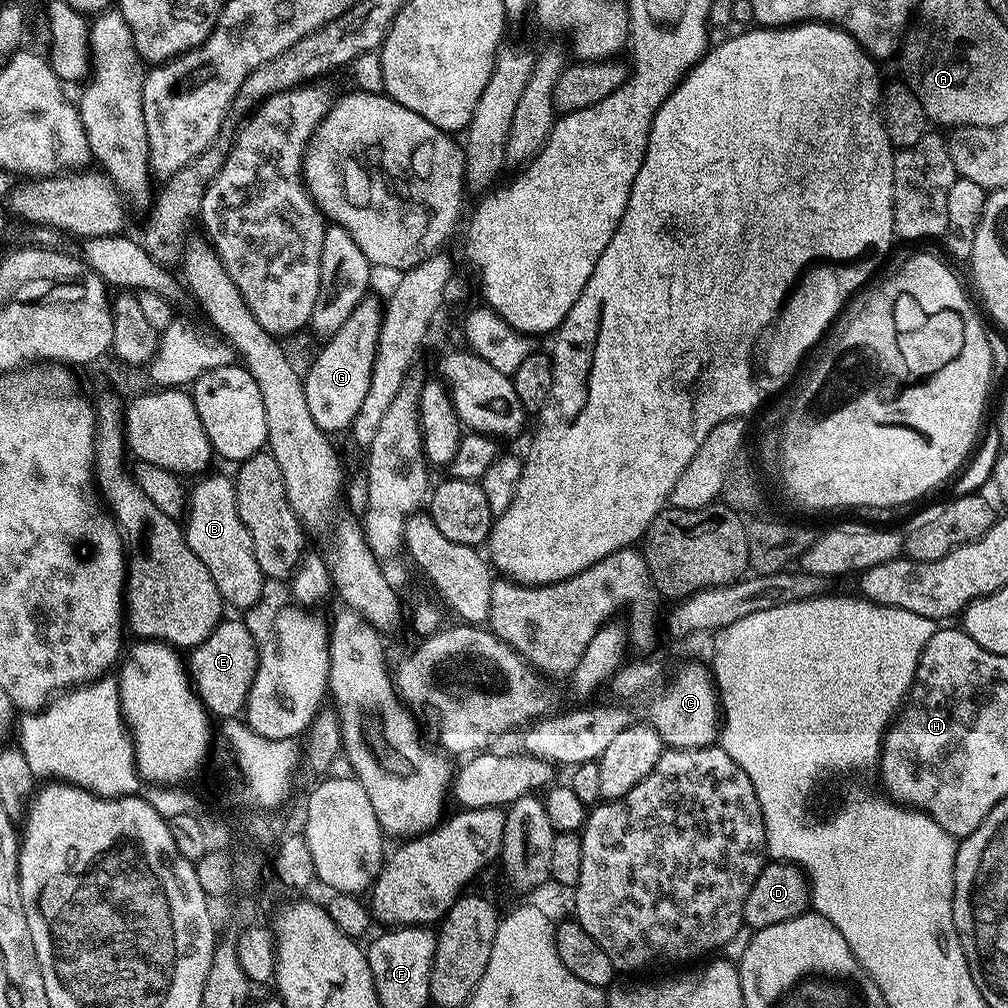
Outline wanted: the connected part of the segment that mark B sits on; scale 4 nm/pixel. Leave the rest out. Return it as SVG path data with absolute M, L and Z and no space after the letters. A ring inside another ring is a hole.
M201 475L193 483L197 484L193 488L191 486L187 493L186 515L182 520L184 537L190 550L194 550L194 554L198 554L202 566L206 566L206 570L210 570L210 578L214 578L214 586L218 586L218 594L224 599L225 605L232 607L233 604L236 608L252 608L264 596L266 578L262 574L262 566L258 566L258 558L254 558L254 542L250 539L250 530L246 530L242 518L238 514L236 485L233 477L231 475L212 475Z

